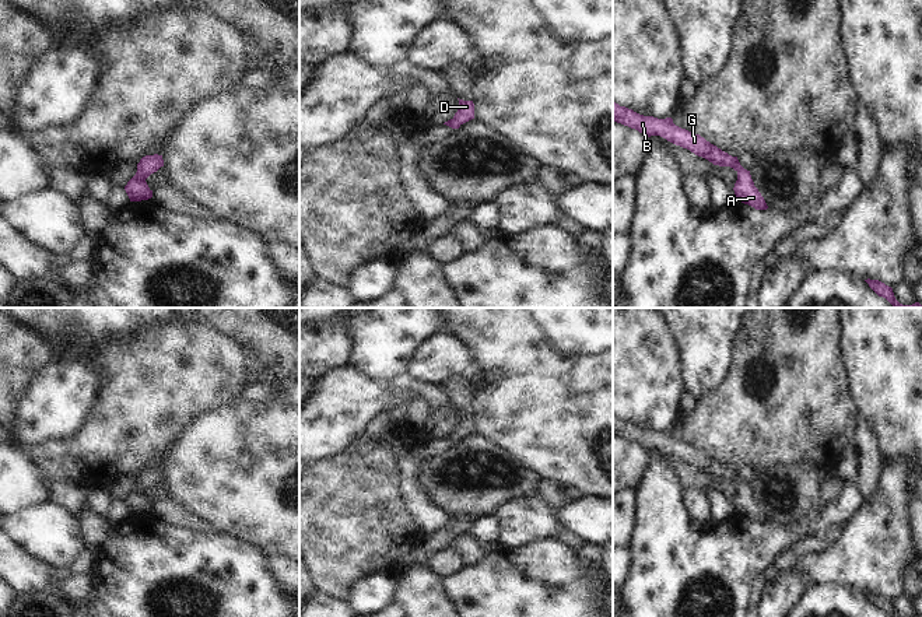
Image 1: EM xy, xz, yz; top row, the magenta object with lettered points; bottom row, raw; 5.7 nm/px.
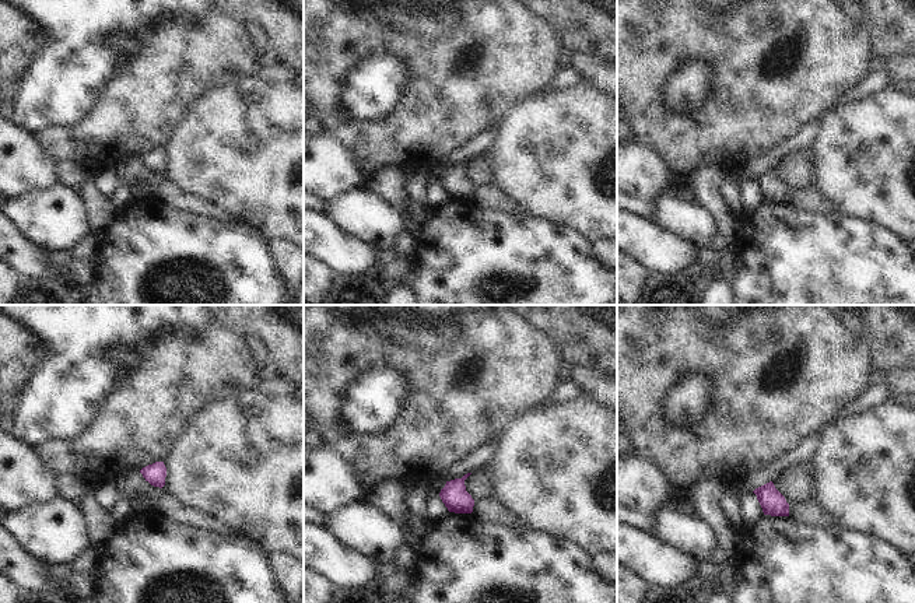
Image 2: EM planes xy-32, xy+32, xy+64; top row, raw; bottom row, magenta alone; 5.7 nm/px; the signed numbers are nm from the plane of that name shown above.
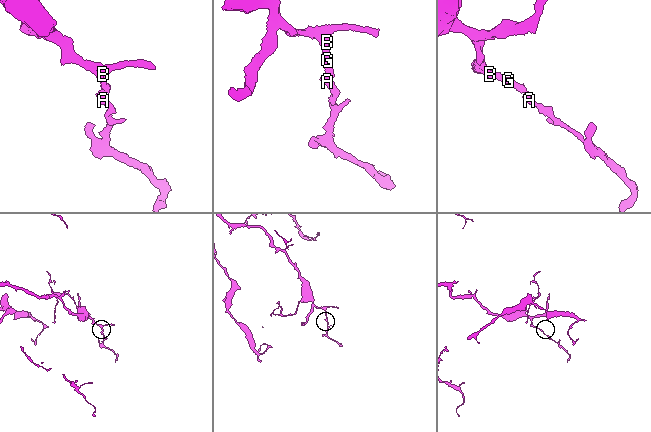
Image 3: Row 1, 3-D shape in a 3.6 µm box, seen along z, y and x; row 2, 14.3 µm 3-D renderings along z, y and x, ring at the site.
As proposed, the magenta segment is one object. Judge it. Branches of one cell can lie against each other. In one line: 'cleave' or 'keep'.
keep

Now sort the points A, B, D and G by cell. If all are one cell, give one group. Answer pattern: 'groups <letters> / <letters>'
groups A B D G

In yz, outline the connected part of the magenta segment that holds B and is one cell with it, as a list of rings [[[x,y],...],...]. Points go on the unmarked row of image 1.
[[[613,414],[613,434],[635,442],[646,451],[660,449],[670,456],[687,462],[695,469],[708,473],[714,478],[733,481],[737,485],[737,494],[733,501],[735,512],[754,520],[756,523],[768,522],[764,511],[754,499],[750,484],[740,478],[737,470],[729,469],[700,448],[676,439],[672,431],[658,432],[653,430],[644,430],[632,423],[620,420]]]

